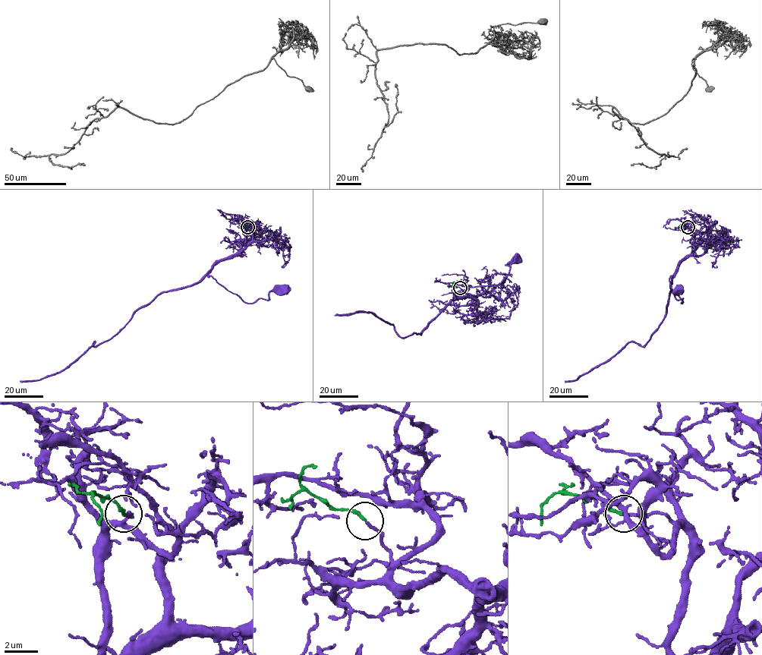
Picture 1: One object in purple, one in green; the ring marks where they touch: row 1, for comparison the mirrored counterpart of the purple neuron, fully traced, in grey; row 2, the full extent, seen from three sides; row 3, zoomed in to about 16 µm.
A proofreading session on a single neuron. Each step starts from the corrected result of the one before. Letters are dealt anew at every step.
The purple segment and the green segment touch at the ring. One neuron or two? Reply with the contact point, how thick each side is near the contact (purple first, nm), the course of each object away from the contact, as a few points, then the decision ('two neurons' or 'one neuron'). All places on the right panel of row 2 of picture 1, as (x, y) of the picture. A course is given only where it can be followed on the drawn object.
(688, 227) | 160/190 nm | purple via (688, 228), (695, 230), (694, 248), (681, 259), (669, 280), (682, 303), (682, 298), (675, 297), (679, 291) | green via (688, 227), (680, 225), (678, 228) | one neuron

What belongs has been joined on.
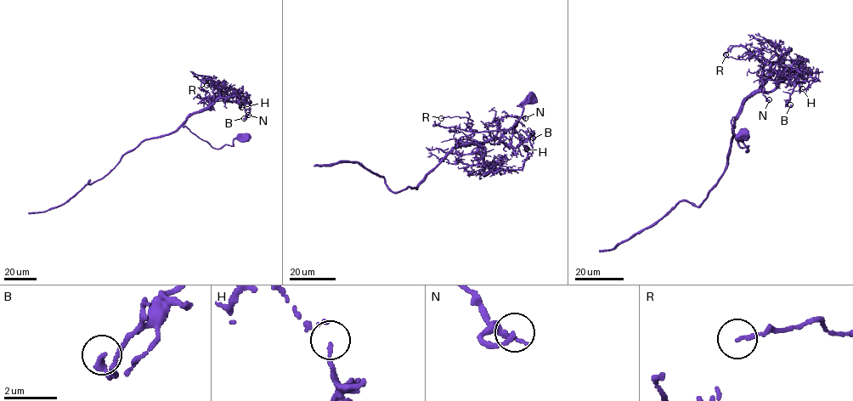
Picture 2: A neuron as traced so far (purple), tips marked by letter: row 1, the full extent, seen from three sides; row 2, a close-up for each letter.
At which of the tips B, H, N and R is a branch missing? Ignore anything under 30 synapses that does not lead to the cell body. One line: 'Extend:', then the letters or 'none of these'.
Extend: none of these

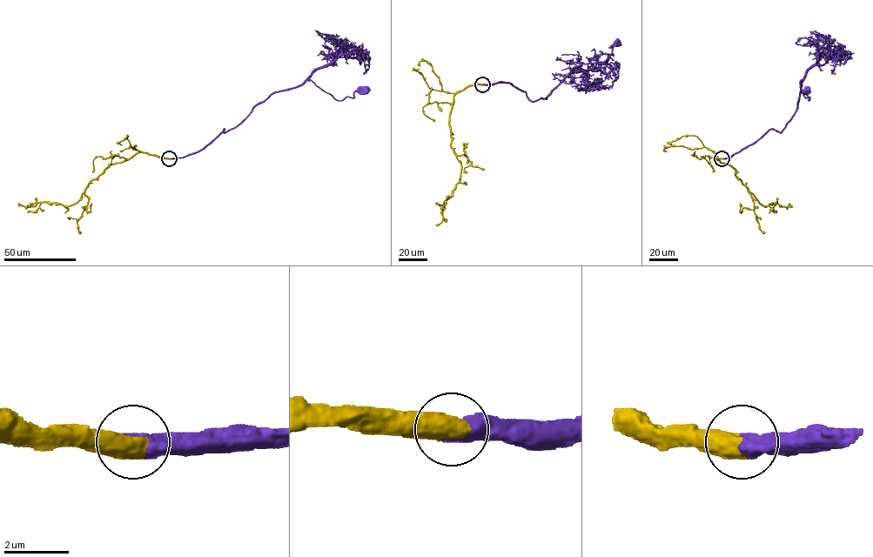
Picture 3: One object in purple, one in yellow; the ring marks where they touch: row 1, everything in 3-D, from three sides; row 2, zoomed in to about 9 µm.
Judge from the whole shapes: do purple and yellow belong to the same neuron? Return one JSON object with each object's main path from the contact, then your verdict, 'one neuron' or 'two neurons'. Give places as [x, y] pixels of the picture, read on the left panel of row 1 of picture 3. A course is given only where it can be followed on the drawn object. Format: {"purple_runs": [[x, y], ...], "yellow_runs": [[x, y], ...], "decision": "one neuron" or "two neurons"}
{"purple_runs": [[169, 158], [205, 148], [271, 95], [307, 80], [338, 100], [365, 91]], "yellow_runs": [[169, 158], [138, 152], [109, 165], [90, 182], [78, 200], [68, 206], [40, 202], [24, 207], [18, 203]], "decision": "one neuron"}

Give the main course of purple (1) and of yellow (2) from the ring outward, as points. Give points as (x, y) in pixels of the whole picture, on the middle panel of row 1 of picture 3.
1: (482, 84), (510, 83), (531, 101), (547, 98), (571, 69), (602, 63), (608, 58), (608, 47), (618, 43)
2: (482, 84), (454, 95), (449, 125), (460, 182), (435, 224)

